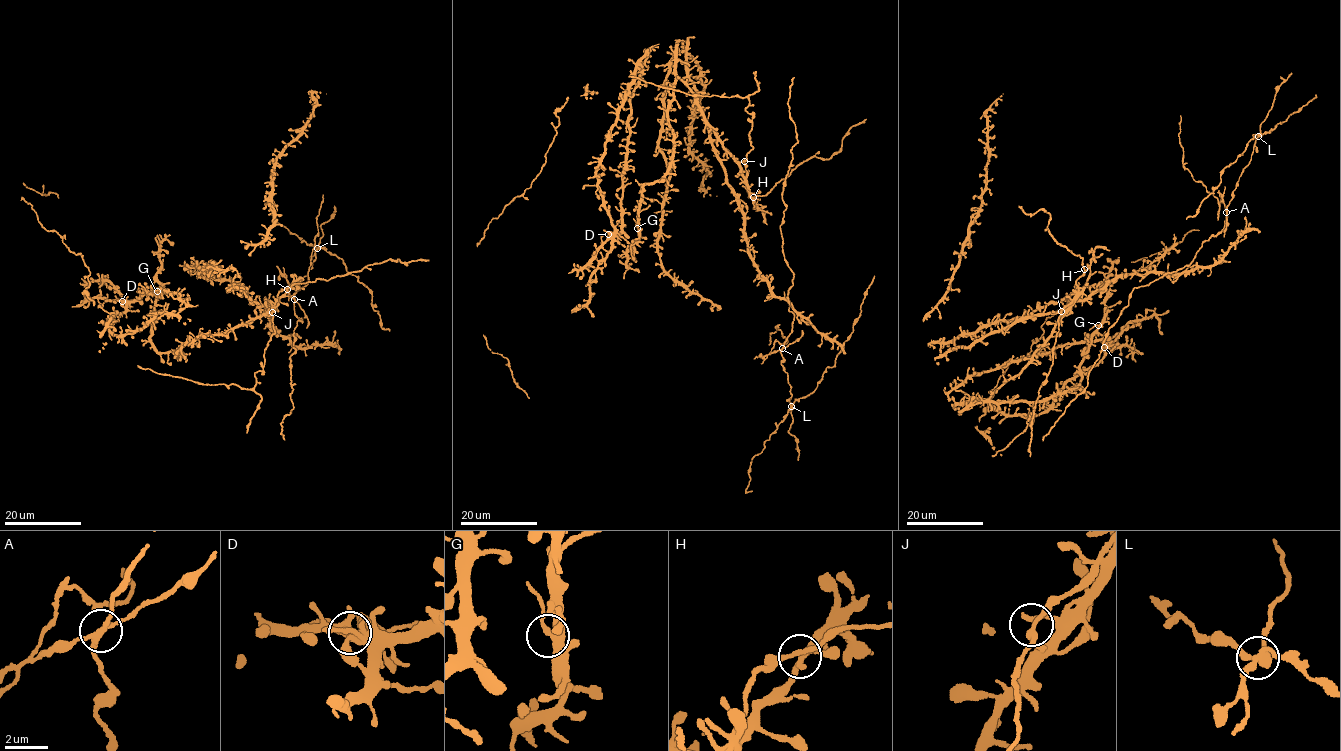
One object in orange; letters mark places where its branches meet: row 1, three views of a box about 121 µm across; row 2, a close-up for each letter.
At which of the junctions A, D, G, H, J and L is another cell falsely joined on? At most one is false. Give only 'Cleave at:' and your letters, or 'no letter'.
Cleave at: A

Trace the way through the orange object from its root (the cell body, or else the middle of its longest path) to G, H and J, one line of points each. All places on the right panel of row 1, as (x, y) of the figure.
G: (1078, 389), (1083, 391), (1080, 363), (1098, 325)
H: (1078, 389), (1034, 402), (989, 399), (1050, 337), (1075, 301), (1076, 280), (1084, 269)
J: (1078, 389), (1058, 392), (1034, 402), (998, 403), (989, 399), (1028, 363), (1050, 337), (1062, 314), (1061, 311)

